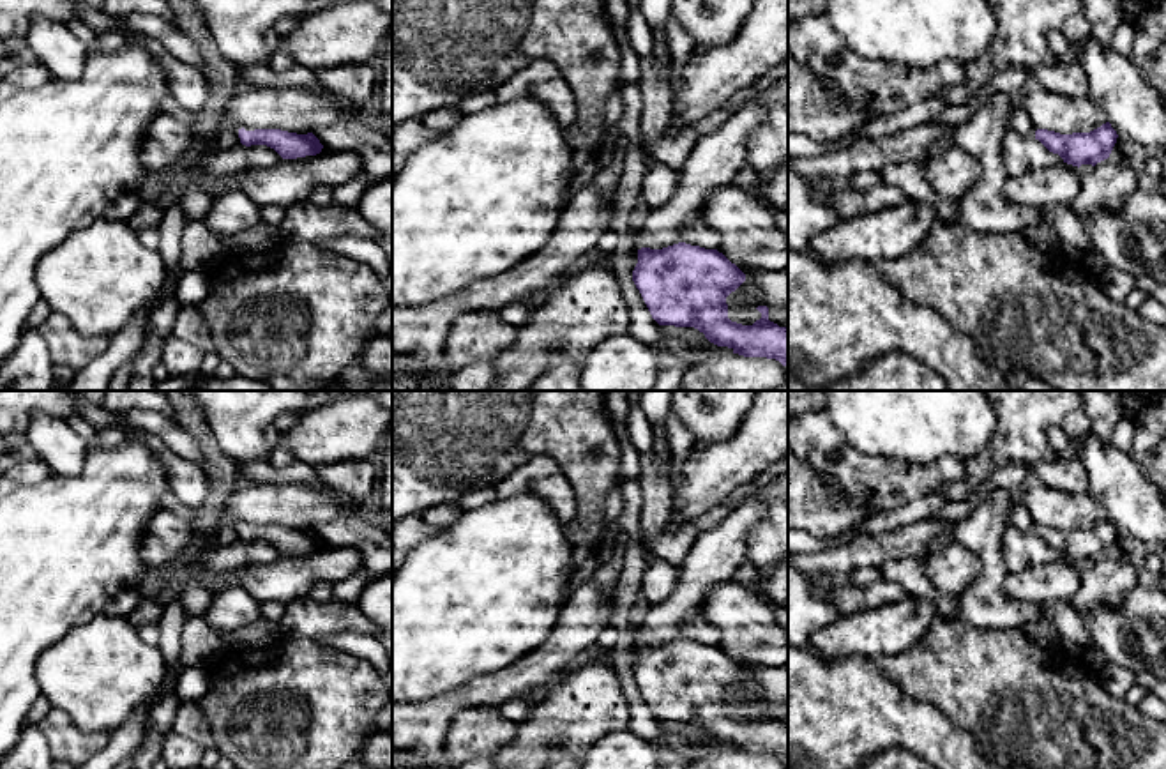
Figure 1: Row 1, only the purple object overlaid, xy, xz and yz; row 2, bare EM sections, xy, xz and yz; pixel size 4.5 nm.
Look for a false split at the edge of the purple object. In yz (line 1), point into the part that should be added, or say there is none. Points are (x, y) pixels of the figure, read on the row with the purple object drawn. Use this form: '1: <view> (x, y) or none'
1: none

